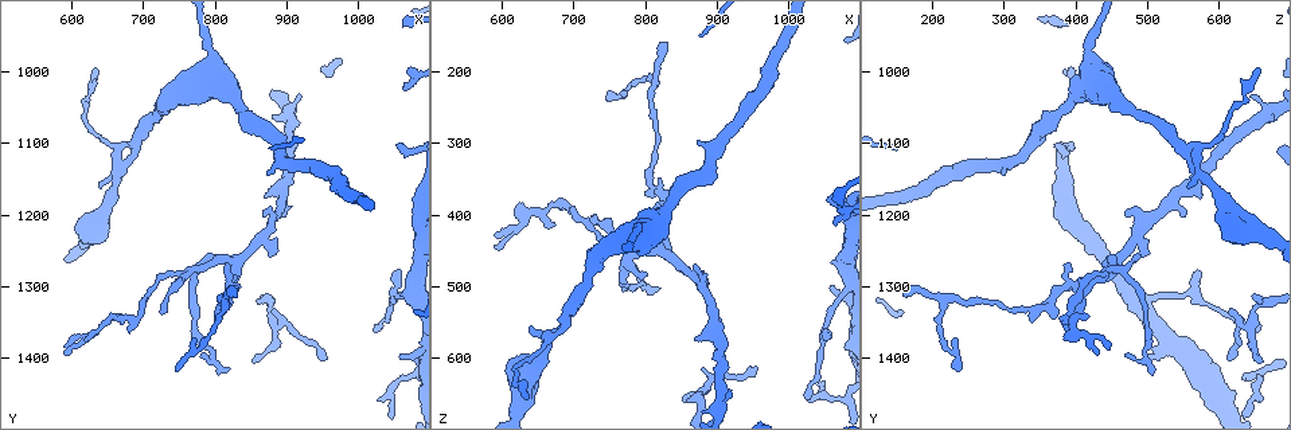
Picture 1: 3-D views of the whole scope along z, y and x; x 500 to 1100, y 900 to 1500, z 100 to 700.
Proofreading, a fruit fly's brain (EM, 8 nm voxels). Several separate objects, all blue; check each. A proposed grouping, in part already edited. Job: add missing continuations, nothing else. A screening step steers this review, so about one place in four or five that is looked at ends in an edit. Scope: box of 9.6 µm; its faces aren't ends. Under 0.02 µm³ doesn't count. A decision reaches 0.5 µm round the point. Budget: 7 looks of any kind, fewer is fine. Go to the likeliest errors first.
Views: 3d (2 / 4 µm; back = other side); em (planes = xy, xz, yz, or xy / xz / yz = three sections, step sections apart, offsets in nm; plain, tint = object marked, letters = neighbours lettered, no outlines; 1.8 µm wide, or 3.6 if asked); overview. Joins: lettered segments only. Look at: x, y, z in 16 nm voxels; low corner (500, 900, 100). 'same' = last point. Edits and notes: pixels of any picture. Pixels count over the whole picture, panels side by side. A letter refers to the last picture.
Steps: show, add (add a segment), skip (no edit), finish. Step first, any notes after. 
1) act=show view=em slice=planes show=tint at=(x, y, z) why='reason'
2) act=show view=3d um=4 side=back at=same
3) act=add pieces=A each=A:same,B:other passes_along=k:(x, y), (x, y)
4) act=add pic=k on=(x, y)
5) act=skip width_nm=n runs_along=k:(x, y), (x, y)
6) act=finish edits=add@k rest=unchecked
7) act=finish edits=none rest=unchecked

act=show view=3d um=2 at=(1055, 1395, 500) why='branch stops here'

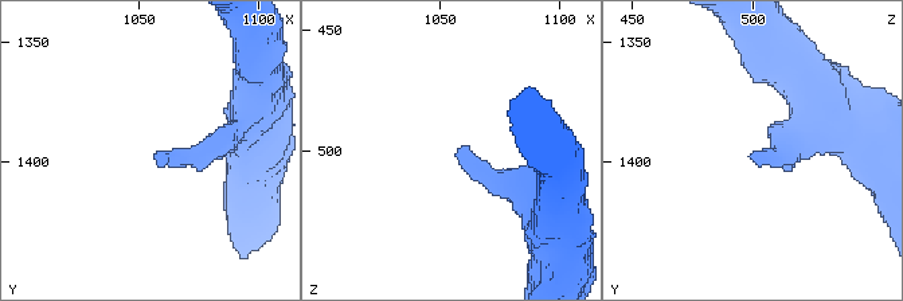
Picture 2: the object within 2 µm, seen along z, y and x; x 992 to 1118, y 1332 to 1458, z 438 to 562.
act=show view=em slice=xy step=4 show=tint at=(1057, 1396, 501)

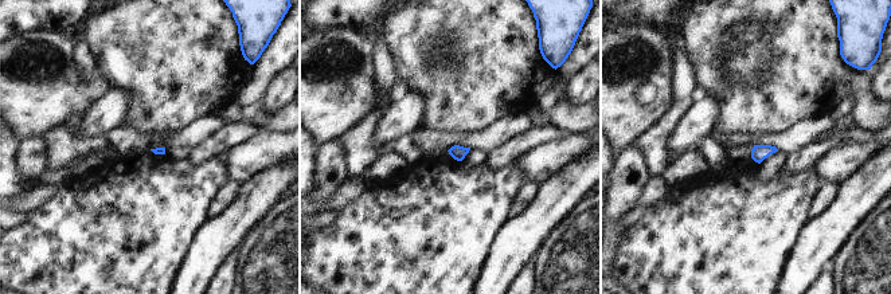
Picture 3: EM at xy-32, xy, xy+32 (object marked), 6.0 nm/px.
act=show view=em slice=planes show=letters at=same

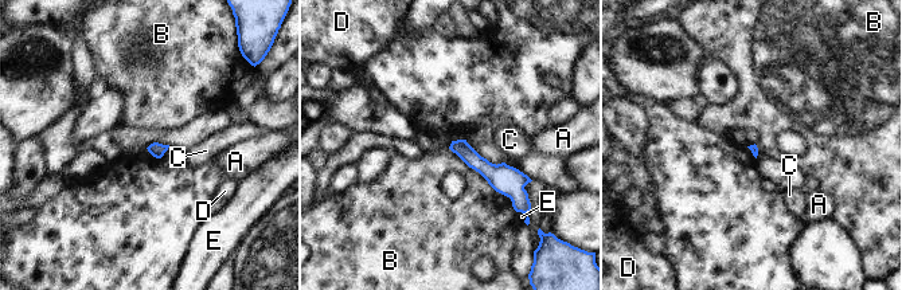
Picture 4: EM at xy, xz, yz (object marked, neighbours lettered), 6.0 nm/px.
act=skip longest_contact=B:550nm each=A:other,B:other,C:other,D:other,E:other found='none of them fits'

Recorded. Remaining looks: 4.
act=show view=3d um=4 at=(685, 1350, 390) why='abrupt turn'

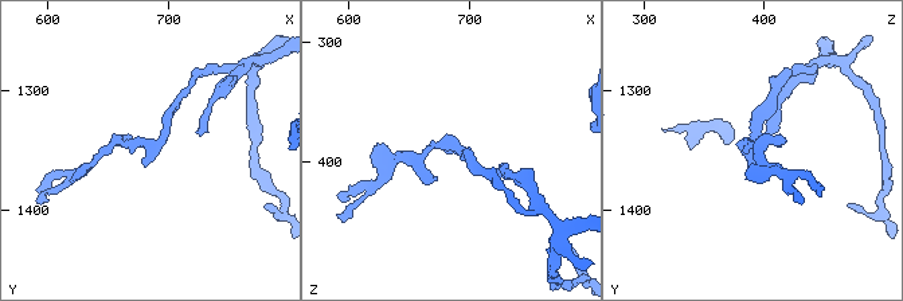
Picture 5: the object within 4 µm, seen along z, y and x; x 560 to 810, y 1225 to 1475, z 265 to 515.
act=show view=em slice=planes show=letters at=(682, 1346, 386) why='need the tissue'

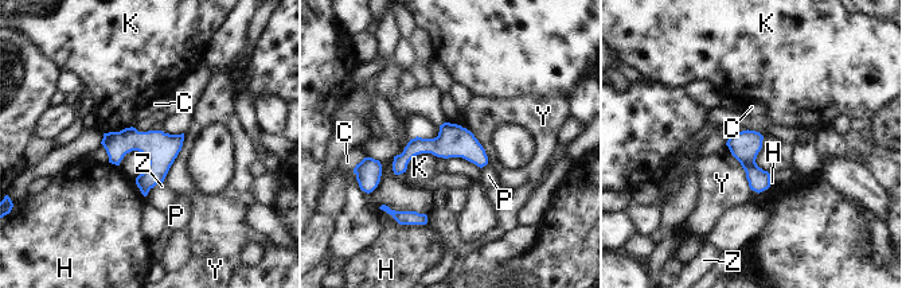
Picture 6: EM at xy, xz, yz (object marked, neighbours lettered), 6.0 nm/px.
act=skip each=C:other,H:other,K:other,P:other,Y:other,Z:other runs_along=6:(484, 159), (417, 146), (395, 167) found='none of them fits'

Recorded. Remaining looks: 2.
act=show view=em slice=yz step=16 show=letters at=(855, 1410, 660) why='free end'

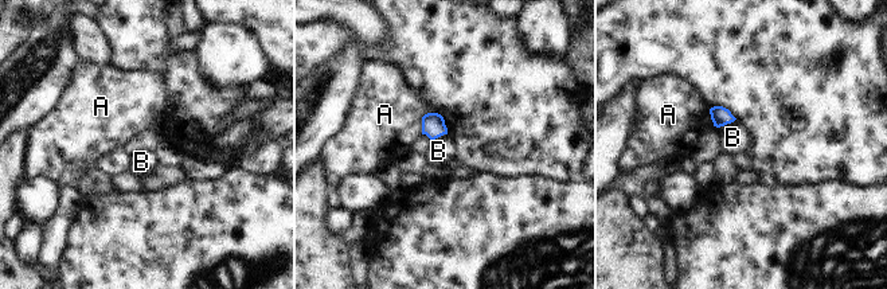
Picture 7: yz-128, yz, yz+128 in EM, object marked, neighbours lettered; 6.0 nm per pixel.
act=skip width_nm=140 each=A:other,B:other border=7:(735, 118), (716, 128) found='none of them fits'

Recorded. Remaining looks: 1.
act=finish edits=none rest=unchecked

